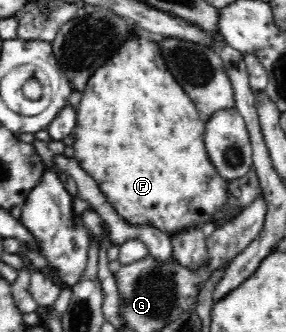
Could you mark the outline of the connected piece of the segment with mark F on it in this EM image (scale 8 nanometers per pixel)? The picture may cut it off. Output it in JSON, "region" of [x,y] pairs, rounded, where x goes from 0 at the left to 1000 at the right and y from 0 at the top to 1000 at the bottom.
{"region":[[[469,90],[469,96],[448,111],[448,120],[434,123],[430,136],[420,136],[416,151],[402,154],[395,169],[381,175],[367,193],[353,193],[346,205],[318,223],[304,259],[297,259],[283,280],[287,292],[276,310],[276,325],[266,331],[269,373],[255,389],[262,413],[262,425],[252,434],[259,473],[276,485],[276,497],[304,515],[304,524],[332,542],[346,569],[367,587],[374,608],[399,620],[409,645],[451,675],[517,672],[542,687],[559,687],[570,699],[580,699],[591,708],[619,705],[619,699],[654,693],[654,687],[682,687],[682,681],[731,693],[752,639],[780,633],[780,620],[794,614],[797,545],[783,542],[766,527],[766,518],[752,515],[752,497],[738,491],[738,479],[731,479],[731,467],[724,467],[724,449],[717,449],[713,437],[720,370],[710,370],[699,361],[692,331],[675,313],[675,304],[580,202],[577,184],[563,169],[556,123],[507,117],[479,99],[479,90]]]}

